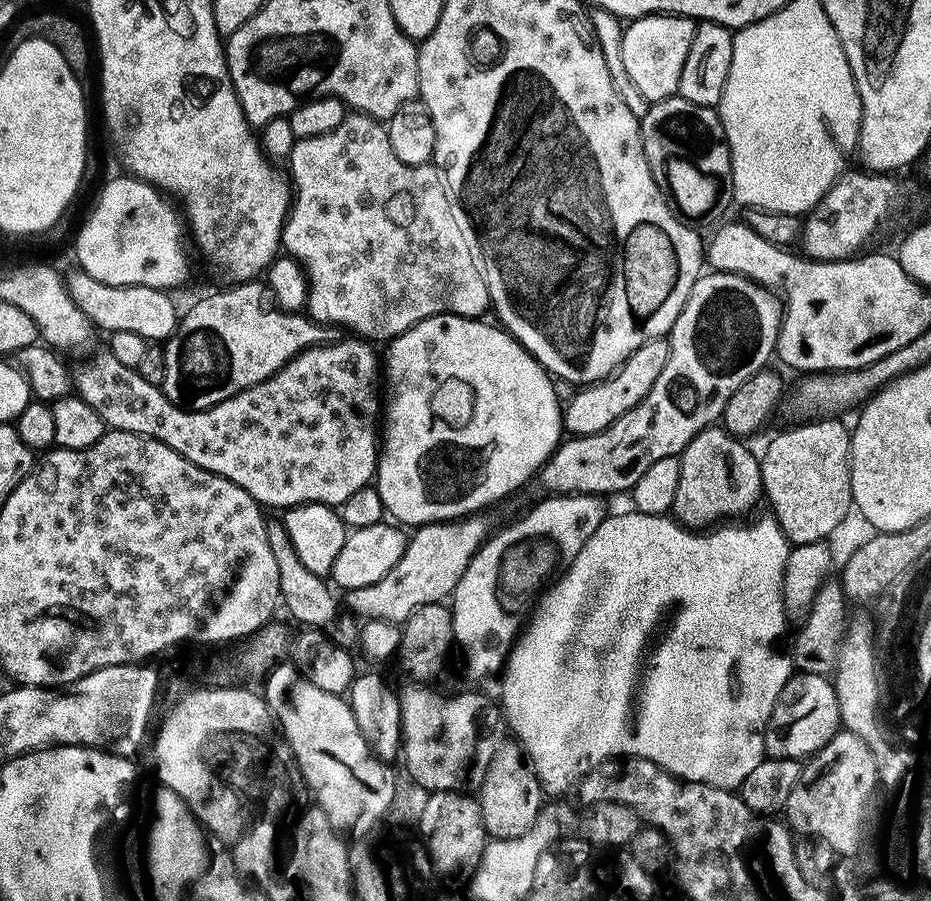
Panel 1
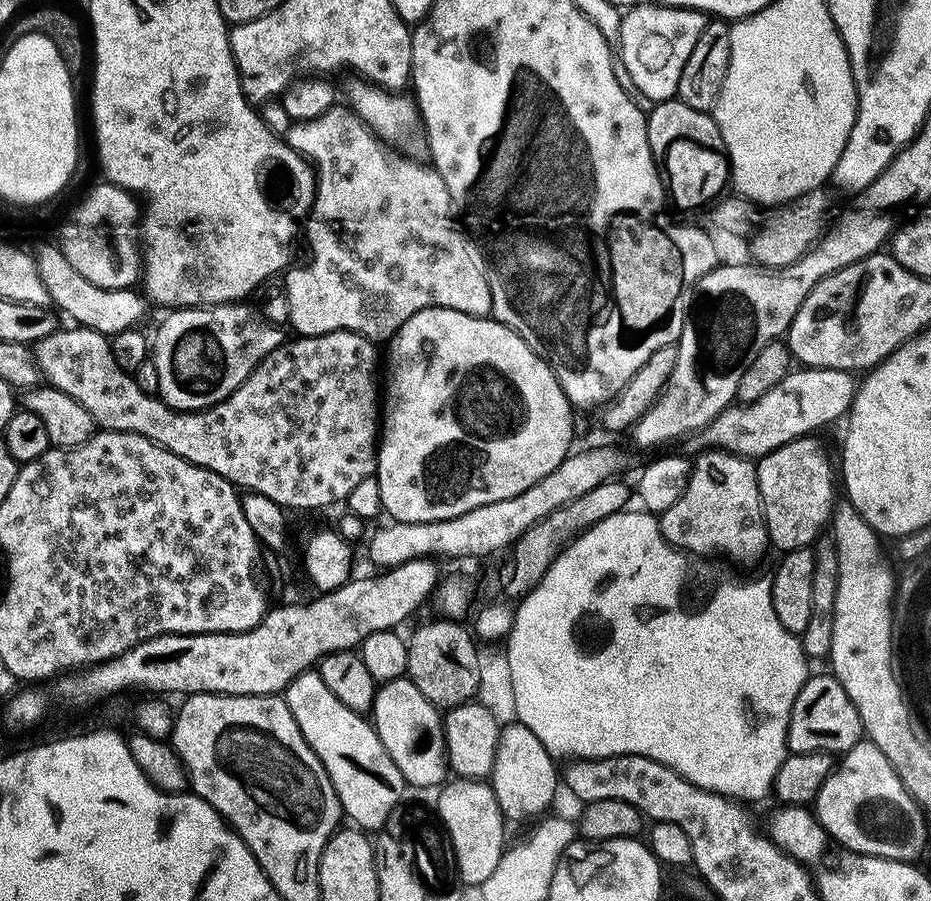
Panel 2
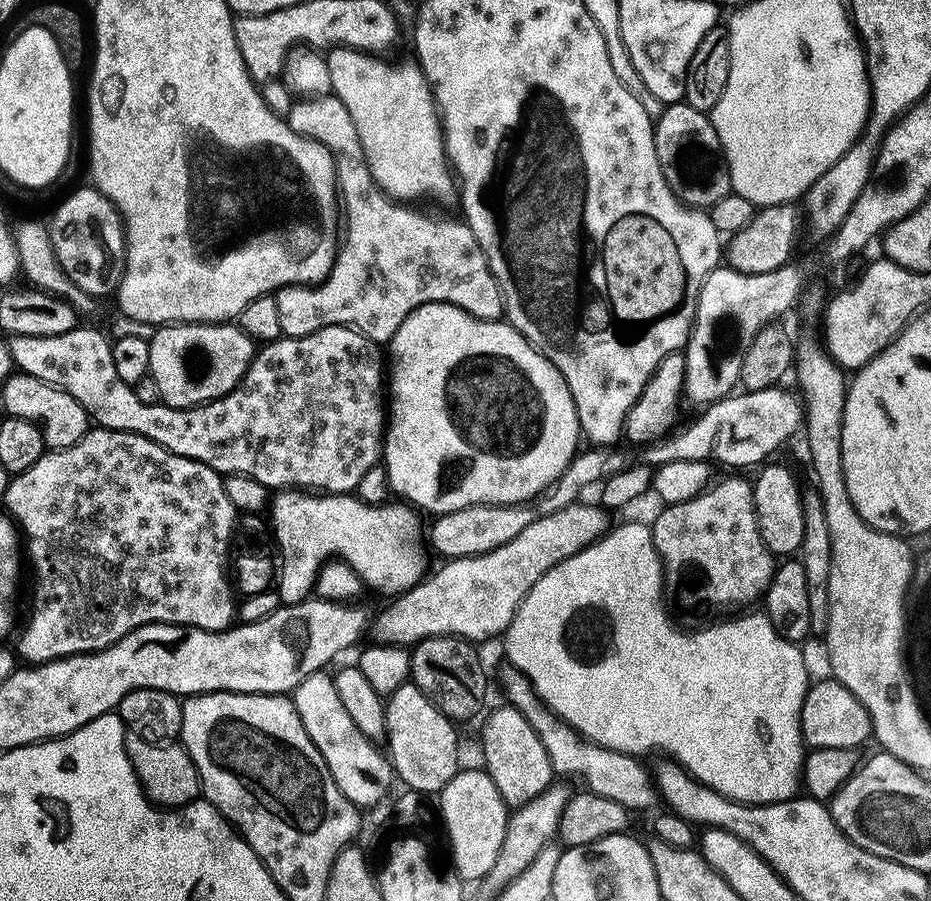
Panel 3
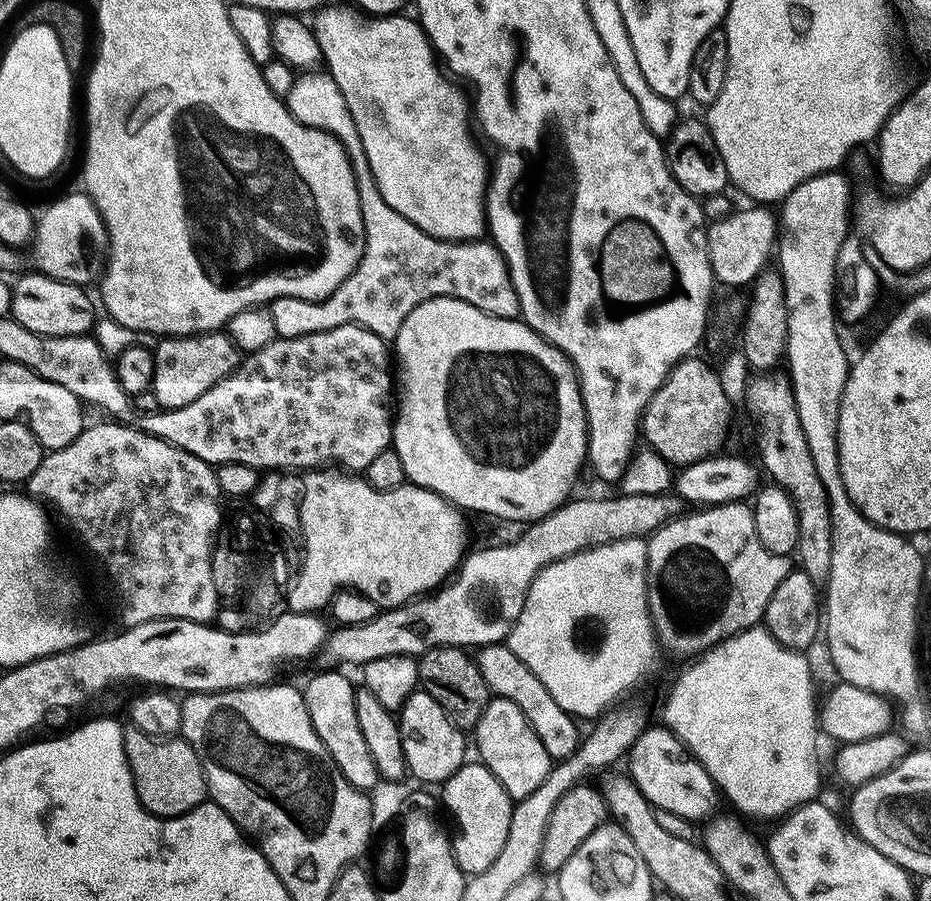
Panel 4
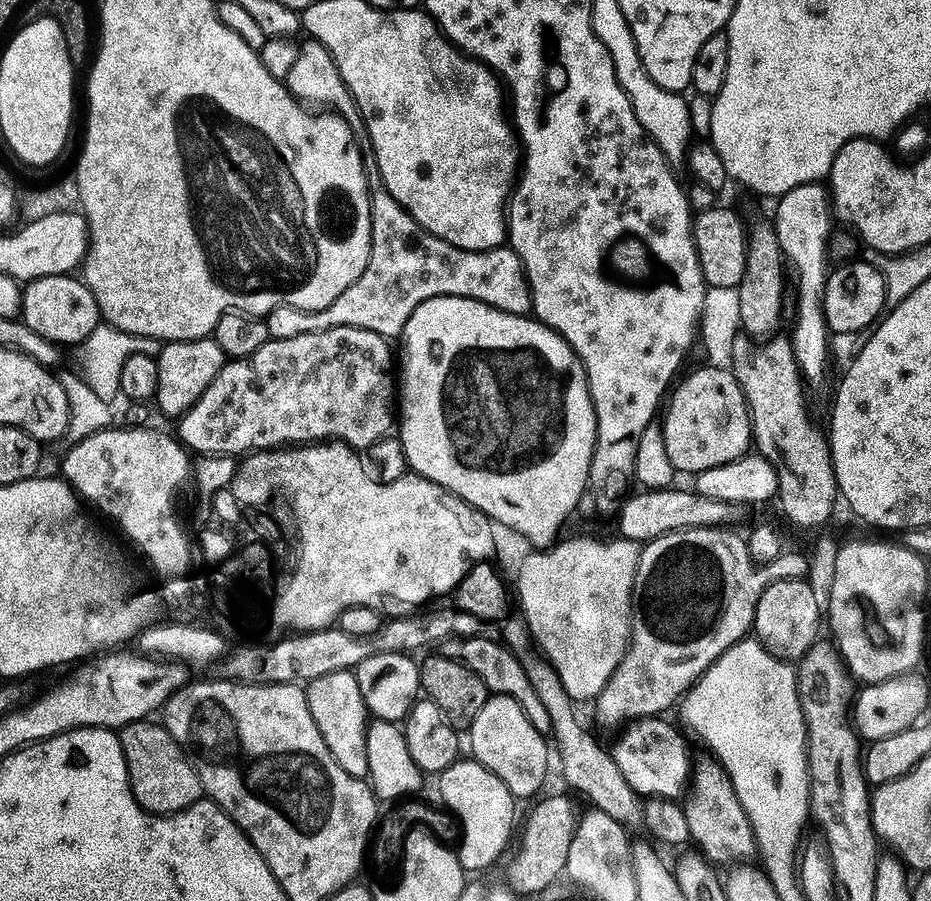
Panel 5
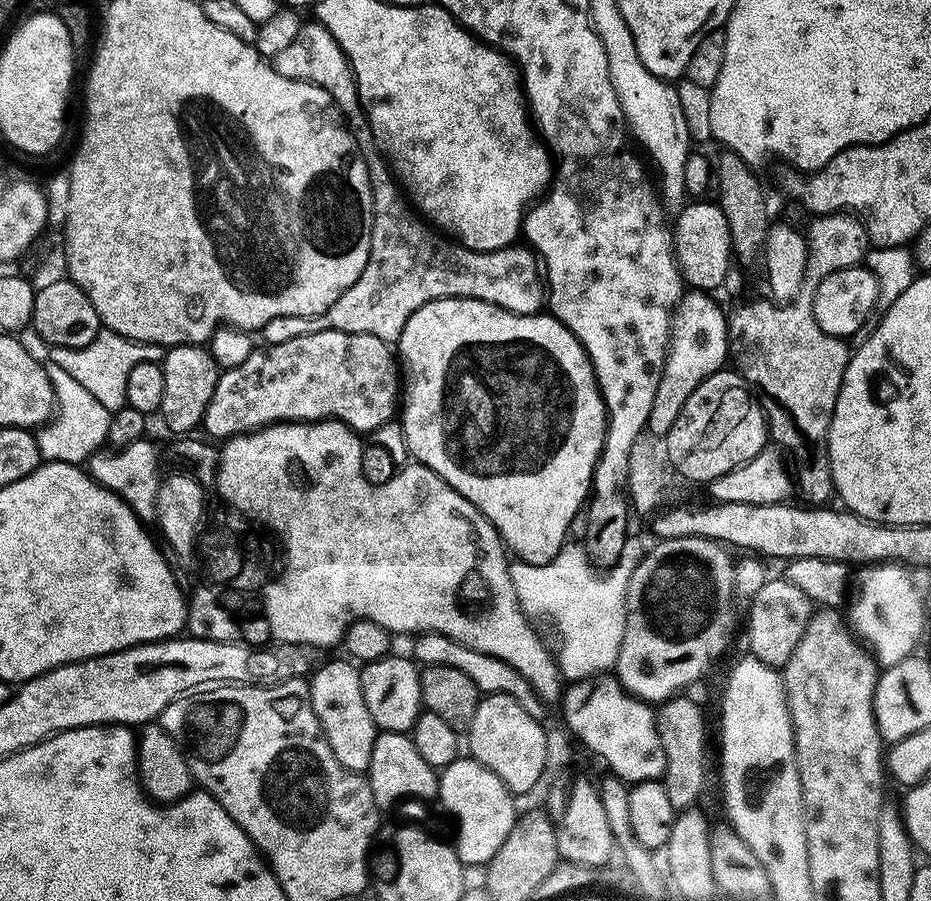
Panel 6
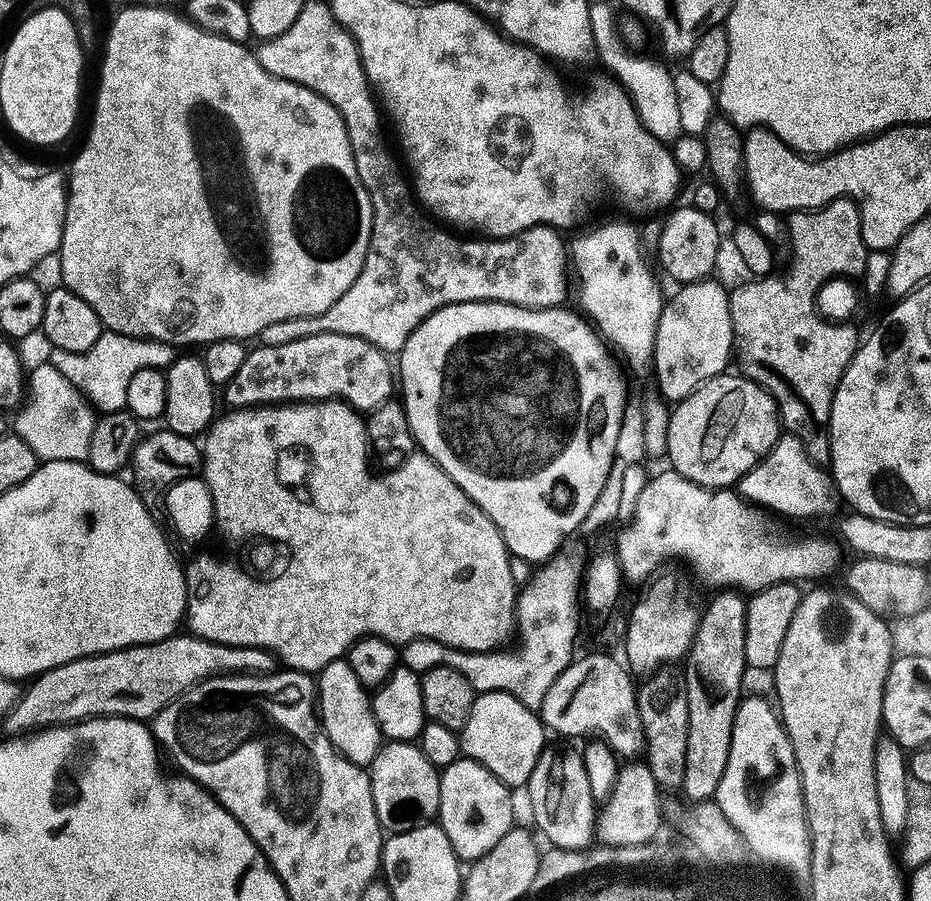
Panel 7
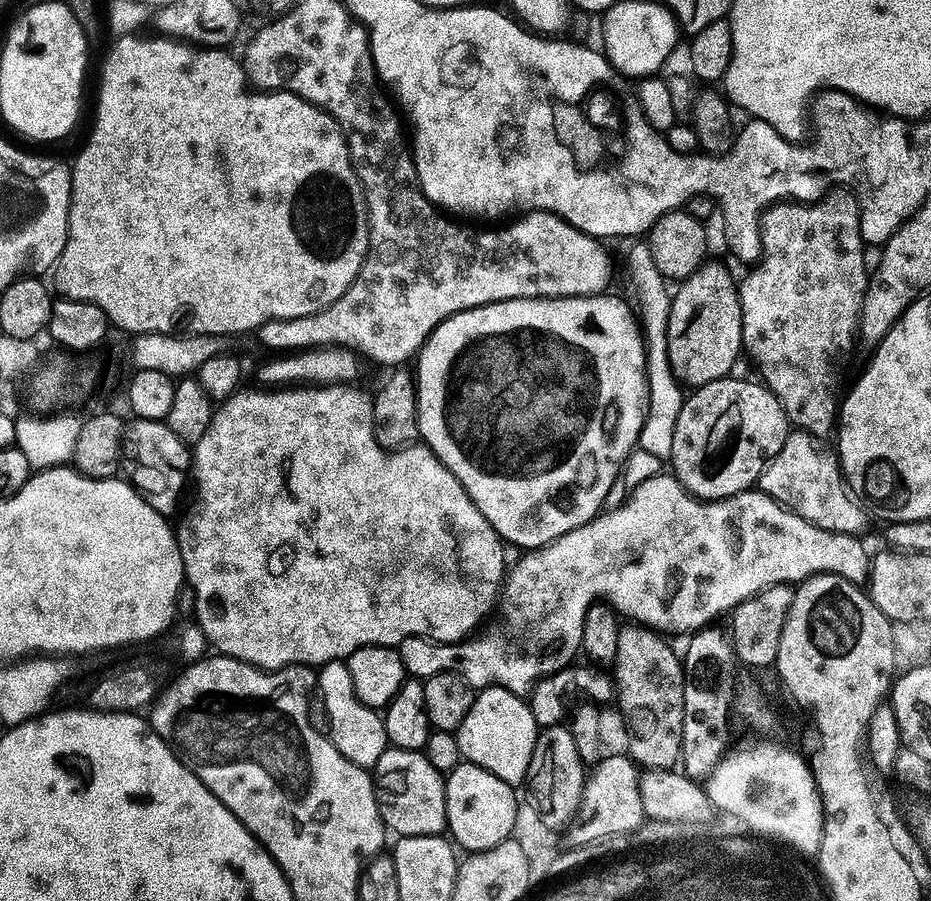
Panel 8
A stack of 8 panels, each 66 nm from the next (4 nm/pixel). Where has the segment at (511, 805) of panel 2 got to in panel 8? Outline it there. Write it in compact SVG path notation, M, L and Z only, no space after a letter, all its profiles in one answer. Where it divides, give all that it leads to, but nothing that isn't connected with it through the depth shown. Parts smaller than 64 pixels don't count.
M492 687L477 695L470 714L466 714L466 722L462 722L455 737L467 763L494 774L494 778L502 778L502 782L520 786L528 779L530 762L541 731L527 699L504 688Z

